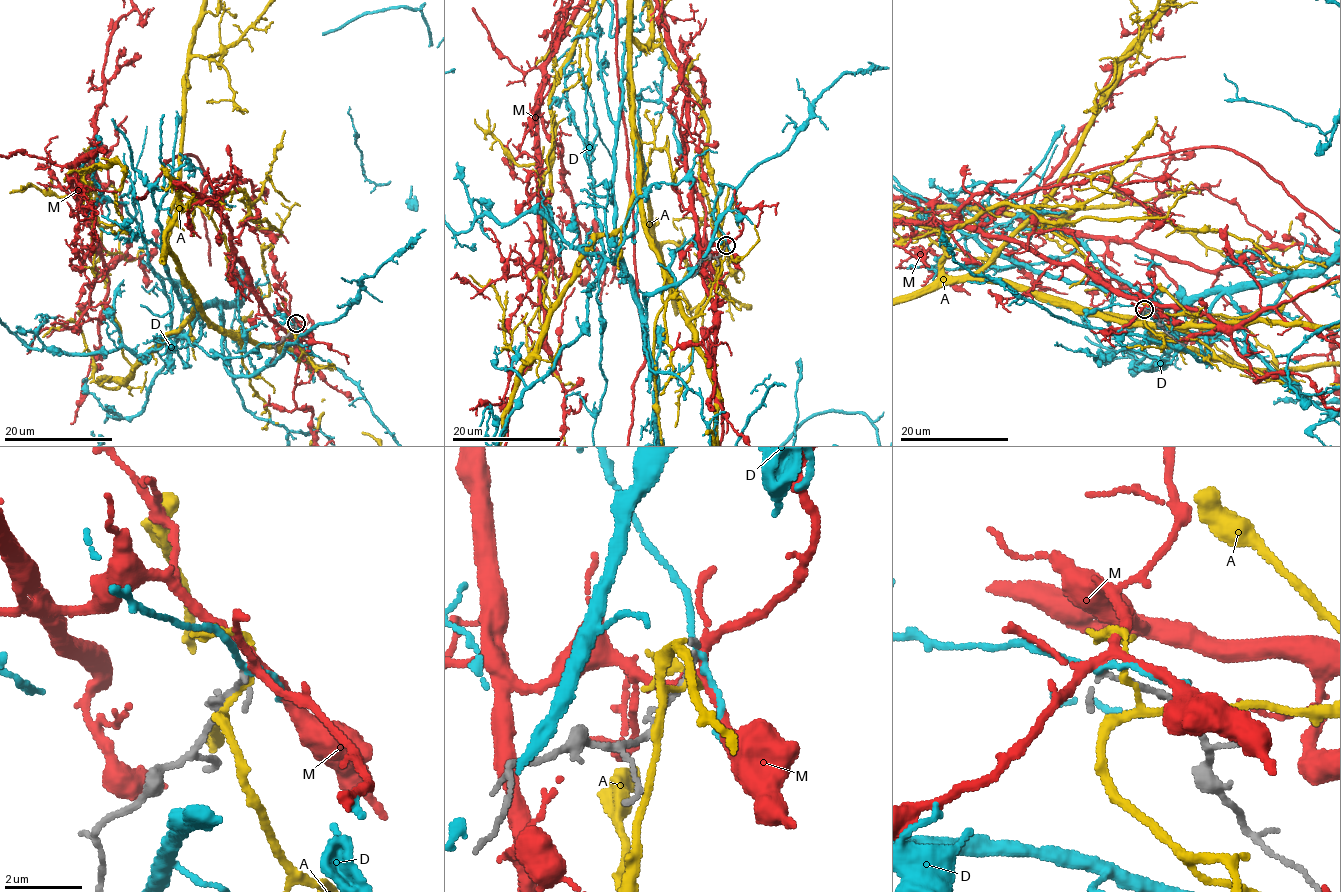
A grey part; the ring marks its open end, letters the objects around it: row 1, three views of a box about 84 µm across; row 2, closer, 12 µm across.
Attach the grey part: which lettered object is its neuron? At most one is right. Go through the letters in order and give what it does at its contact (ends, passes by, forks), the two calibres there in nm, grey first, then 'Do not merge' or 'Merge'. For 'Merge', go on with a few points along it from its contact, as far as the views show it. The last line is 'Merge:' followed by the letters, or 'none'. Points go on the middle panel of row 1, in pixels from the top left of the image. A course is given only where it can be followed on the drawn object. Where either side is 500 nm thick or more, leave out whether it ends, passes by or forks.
A: It forks there. Thickness 140 nm (grey) against 130 nm. Do not merge
D: It passes by. Thickness 170 nm (grey) against 130 nm. Do not merge
M: It forks there. Thickness 170 nm (grey) against 240 nm. Merge
Merge: M

